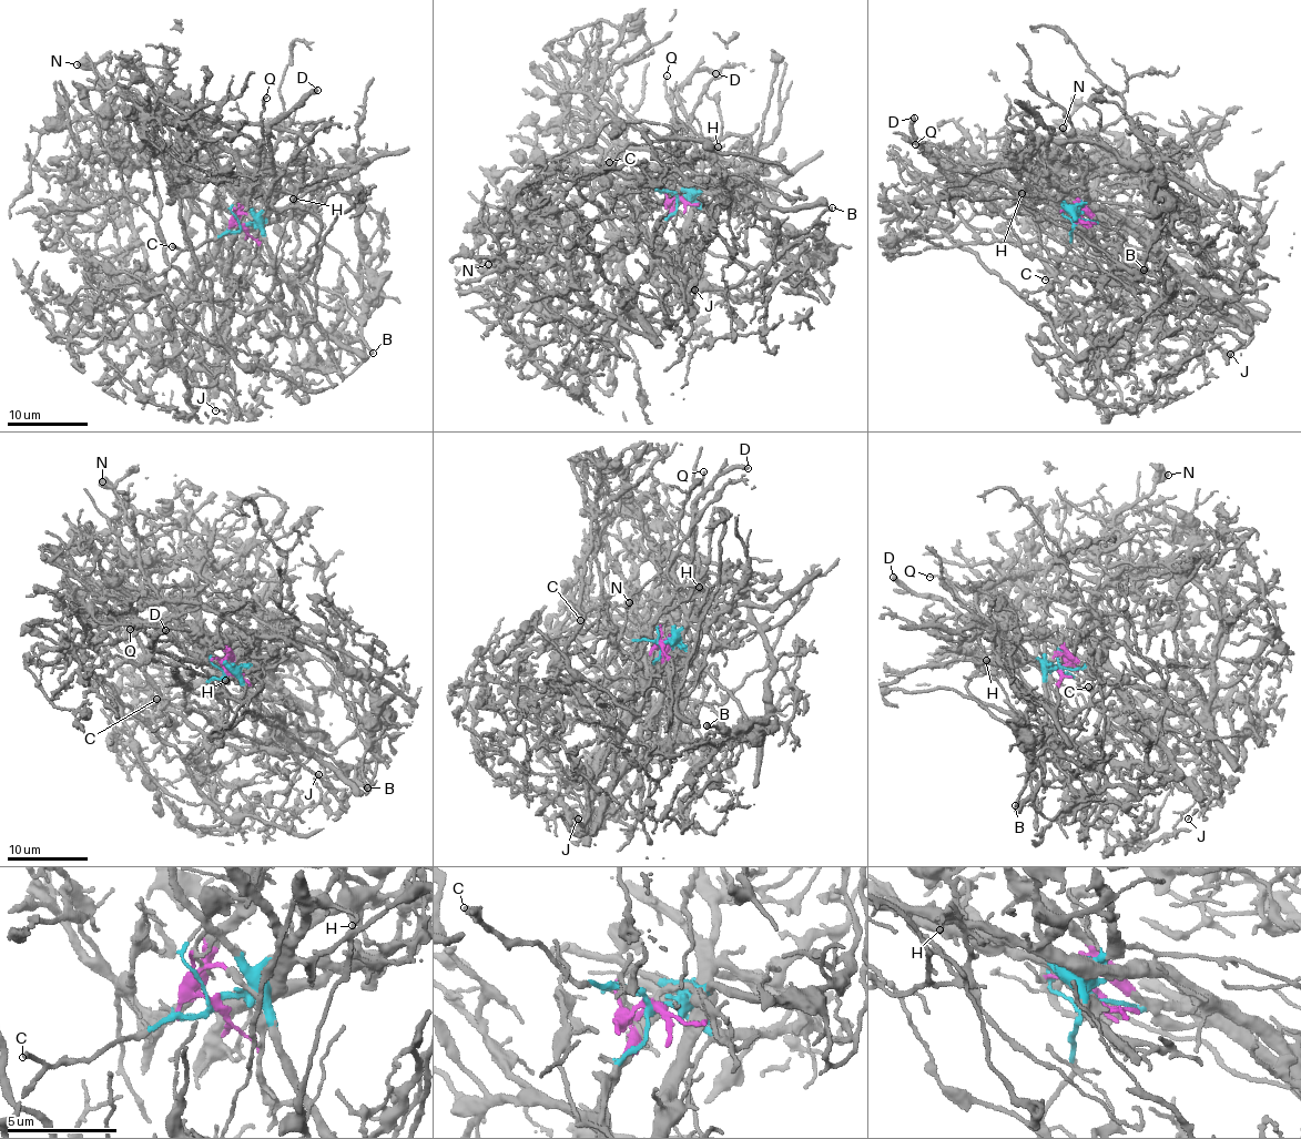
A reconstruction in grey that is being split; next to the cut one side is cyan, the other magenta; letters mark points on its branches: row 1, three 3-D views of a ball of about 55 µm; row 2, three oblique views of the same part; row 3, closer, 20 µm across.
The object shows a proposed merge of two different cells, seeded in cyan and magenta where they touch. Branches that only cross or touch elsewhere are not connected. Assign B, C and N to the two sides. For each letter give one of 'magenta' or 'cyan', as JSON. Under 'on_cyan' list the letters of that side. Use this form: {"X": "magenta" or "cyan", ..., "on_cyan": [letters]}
{"B": "cyan", "C": "cyan", "N": "cyan", "on_cyan": ["B", "C", "N"]}

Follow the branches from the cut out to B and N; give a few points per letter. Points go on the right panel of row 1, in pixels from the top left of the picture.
B: (1076, 221), (1078, 209), (1087, 200), (1129, 205), (1165, 216), (1179, 207), (1157, 220), (1142, 268)
N: (1076, 221), (1061, 211), (1060, 205), (1048, 201), (1016, 158), (1022, 159), (1047, 142), (1046, 138), (1064, 126)

